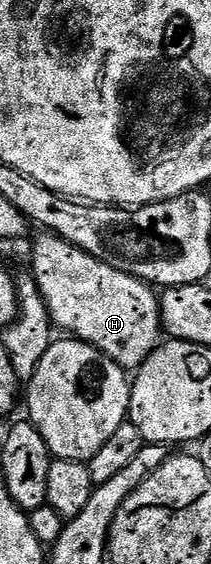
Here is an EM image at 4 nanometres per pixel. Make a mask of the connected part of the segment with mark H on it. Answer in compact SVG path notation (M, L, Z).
M41 233L33 243L31 274L49 310L52 326L66 336L80 339L82 343L90 343L106 357L115 360L119 366L126 369L141 367L143 361L147 361L149 354L162 342L161 300L158 292L150 284L91 257L67 240L54 234Z

